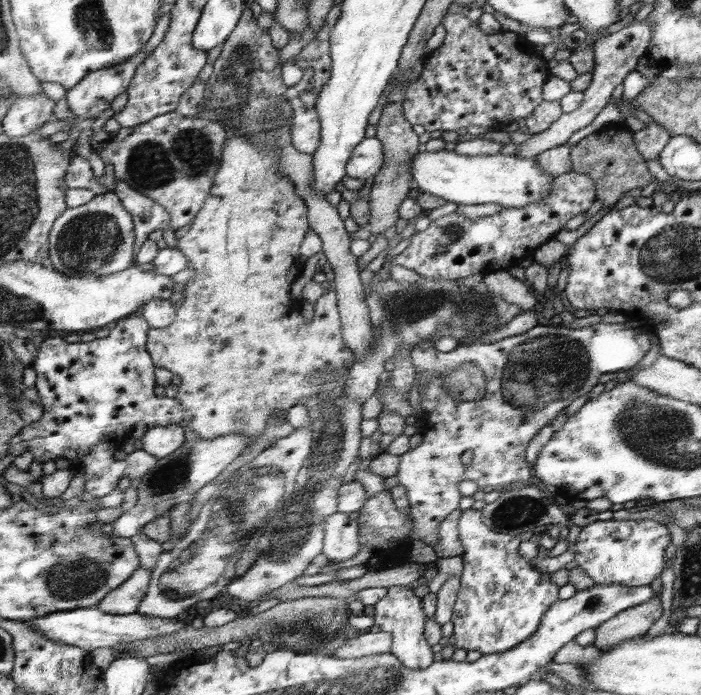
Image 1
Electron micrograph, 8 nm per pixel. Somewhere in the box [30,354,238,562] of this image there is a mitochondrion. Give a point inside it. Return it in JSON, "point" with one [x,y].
{"point":[170,476]}

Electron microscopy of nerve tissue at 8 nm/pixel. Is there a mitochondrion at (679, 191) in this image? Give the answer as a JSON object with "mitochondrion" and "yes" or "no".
{"mitochondrion":"no"}

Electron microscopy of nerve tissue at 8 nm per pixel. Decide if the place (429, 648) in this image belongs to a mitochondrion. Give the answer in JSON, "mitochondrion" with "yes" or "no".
{"mitochondrion":"no"}

